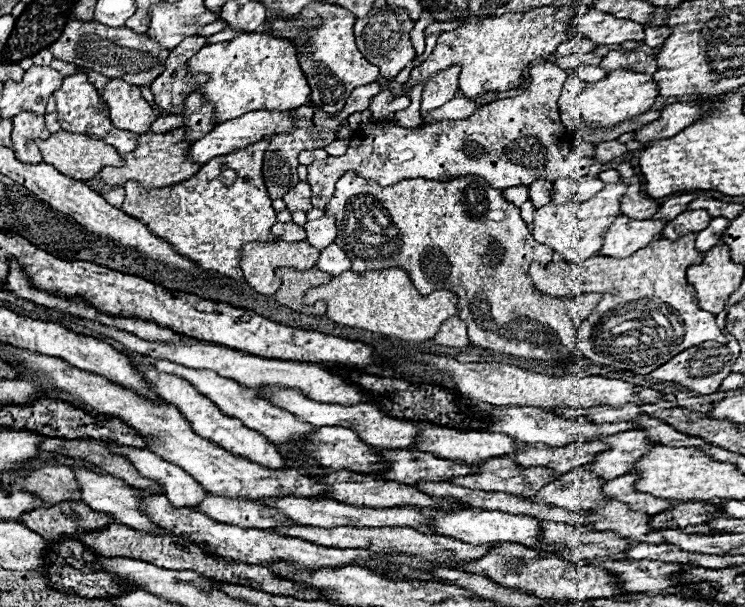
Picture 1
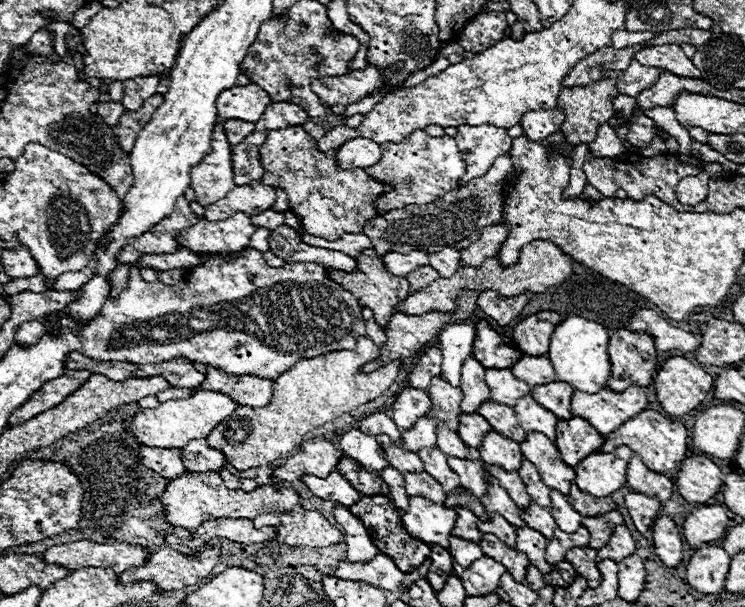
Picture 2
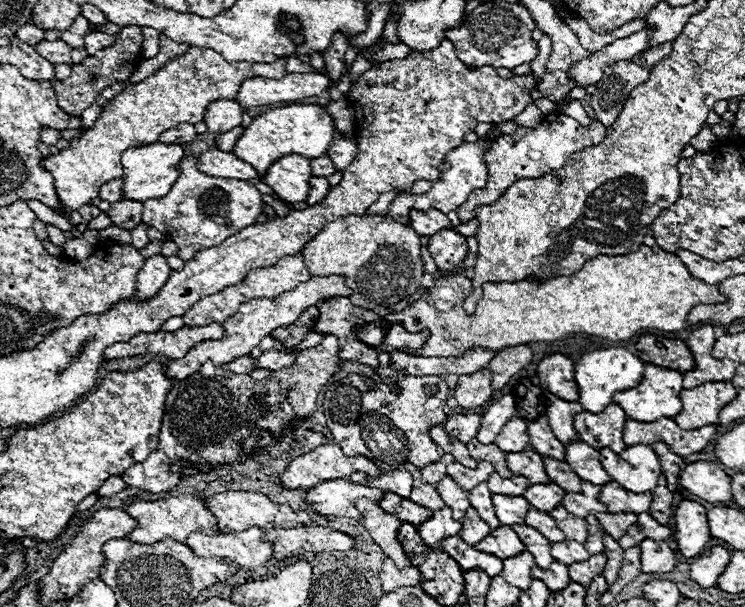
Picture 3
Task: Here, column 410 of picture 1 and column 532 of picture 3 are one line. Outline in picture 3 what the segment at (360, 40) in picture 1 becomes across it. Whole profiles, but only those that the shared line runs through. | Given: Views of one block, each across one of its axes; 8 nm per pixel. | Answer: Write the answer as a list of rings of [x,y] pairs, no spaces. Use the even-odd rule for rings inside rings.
[[[482,4],[472,10],[468,22],[460,28],[446,30],[448,40],[454,44],[456,56],[470,66],[490,64],[494,68],[516,68],[524,62],[532,62],[538,54],[538,44],[532,42],[530,32],[536,28],[536,22],[530,18],[524,4]]]

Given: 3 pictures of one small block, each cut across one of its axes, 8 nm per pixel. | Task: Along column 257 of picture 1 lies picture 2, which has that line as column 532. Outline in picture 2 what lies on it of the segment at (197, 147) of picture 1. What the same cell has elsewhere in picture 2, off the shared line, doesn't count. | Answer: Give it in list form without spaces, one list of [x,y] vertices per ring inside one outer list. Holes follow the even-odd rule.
[[[552,108],[550,112],[526,112],[520,120],[520,128],[524,130],[524,136],[532,142],[542,142],[550,134],[558,132],[564,122],[564,114],[558,108]]]

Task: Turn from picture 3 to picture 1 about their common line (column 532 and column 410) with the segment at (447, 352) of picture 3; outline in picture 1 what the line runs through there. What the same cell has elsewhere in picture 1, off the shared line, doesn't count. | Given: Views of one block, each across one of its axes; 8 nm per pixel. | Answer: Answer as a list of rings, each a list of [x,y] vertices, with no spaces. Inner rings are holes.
[[[390,266],[386,270],[366,270],[366,272],[344,272],[342,276],[332,278],[332,282],[310,288],[304,294],[306,304],[324,300],[328,304],[326,316],[338,324],[352,328],[362,328],[390,338],[400,338],[406,342],[426,342],[436,336],[440,324],[450,316],[458,314],[456,296],[448,290],[436,290],[428,296],[420,294],[408,274]]]

